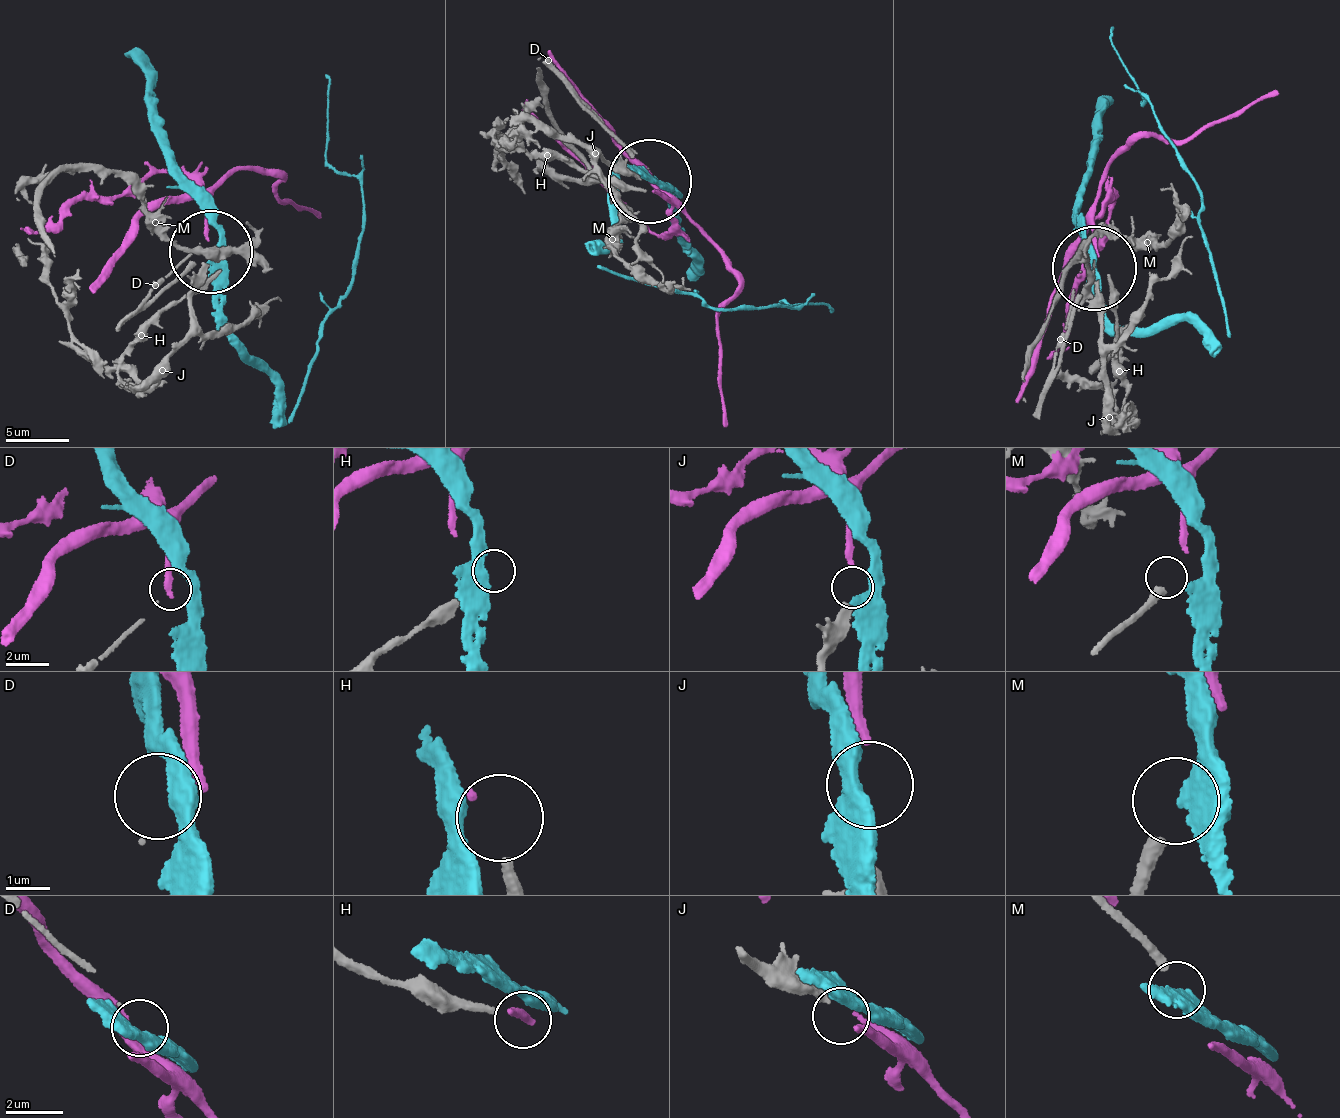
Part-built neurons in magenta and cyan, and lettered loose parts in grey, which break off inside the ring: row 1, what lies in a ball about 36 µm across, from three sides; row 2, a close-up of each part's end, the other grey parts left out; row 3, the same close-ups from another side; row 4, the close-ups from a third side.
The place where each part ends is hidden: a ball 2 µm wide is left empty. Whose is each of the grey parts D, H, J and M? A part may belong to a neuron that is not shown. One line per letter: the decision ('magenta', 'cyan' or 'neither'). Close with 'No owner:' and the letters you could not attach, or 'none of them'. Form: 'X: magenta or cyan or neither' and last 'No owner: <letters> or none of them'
D: neither
H: neither
J: magenta
M: neither
No owner: D, H, M

